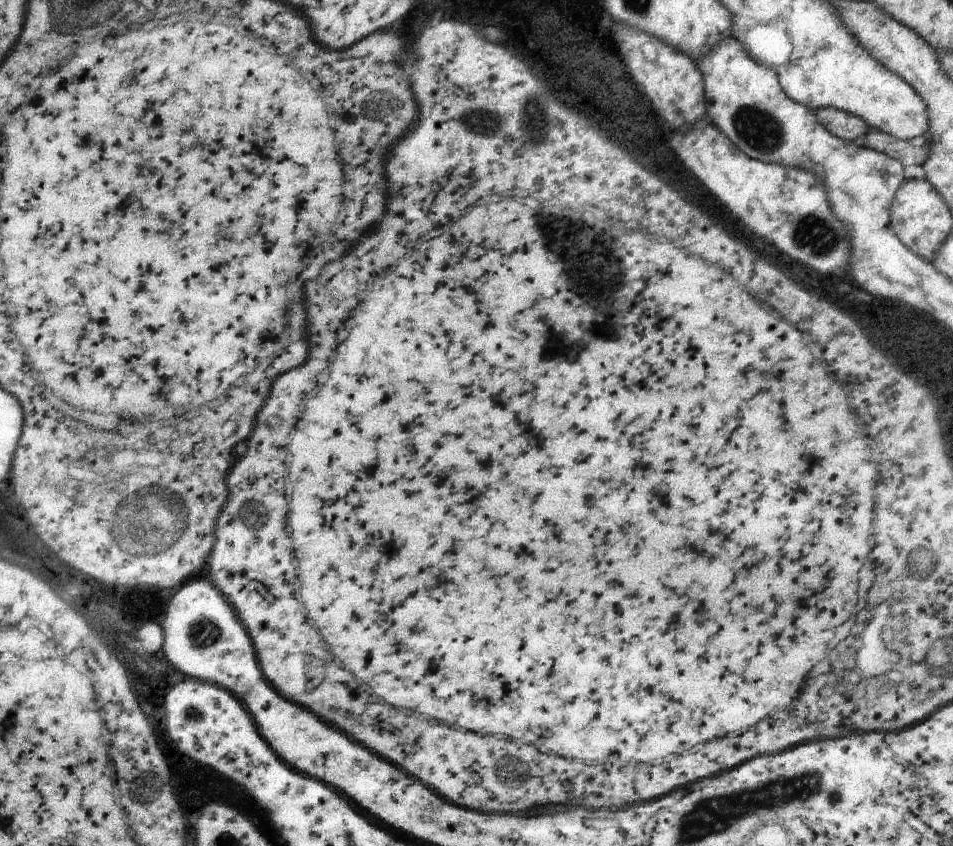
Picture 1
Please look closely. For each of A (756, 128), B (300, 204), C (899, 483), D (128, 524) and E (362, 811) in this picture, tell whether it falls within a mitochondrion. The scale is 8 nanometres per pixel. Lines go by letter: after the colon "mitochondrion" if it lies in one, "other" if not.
A: mitochondrion
B: other
C: other
D: mitochondrion
E: other

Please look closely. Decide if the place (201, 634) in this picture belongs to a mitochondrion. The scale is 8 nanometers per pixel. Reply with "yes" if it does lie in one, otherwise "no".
yes

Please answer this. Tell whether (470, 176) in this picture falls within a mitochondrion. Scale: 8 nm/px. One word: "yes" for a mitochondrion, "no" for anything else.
no

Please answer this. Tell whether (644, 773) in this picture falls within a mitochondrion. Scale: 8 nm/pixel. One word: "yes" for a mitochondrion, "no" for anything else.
no

